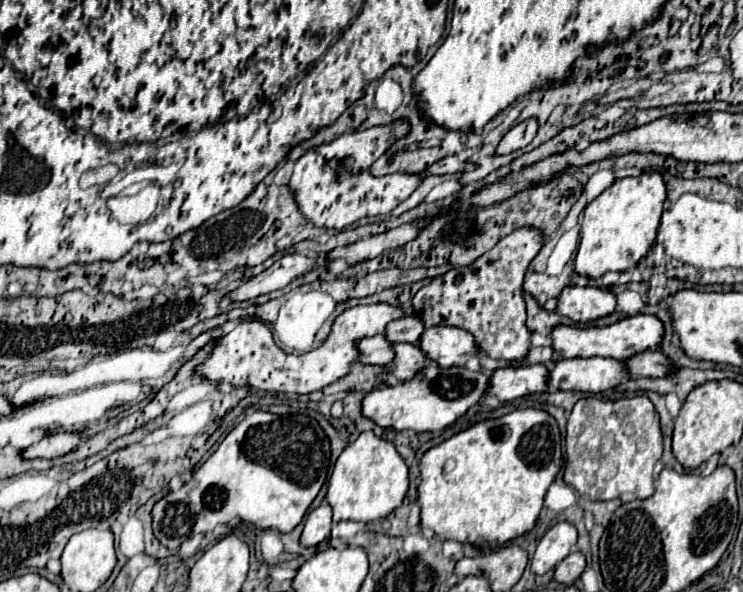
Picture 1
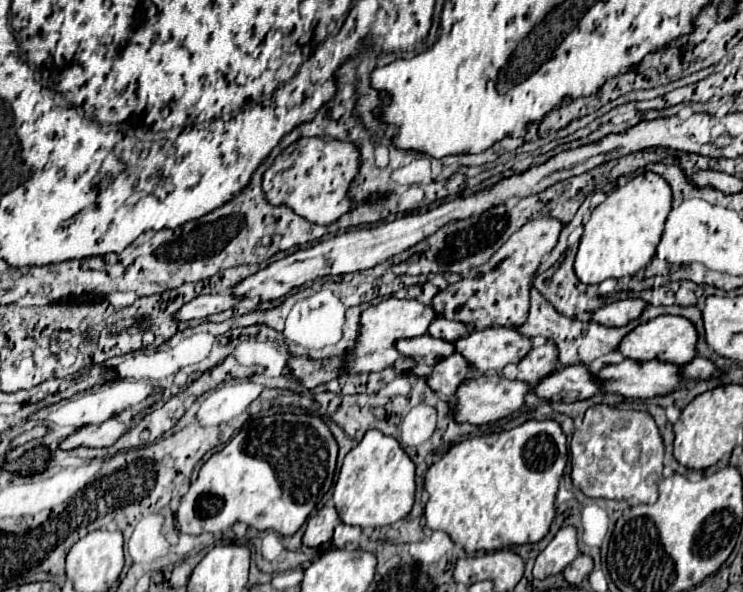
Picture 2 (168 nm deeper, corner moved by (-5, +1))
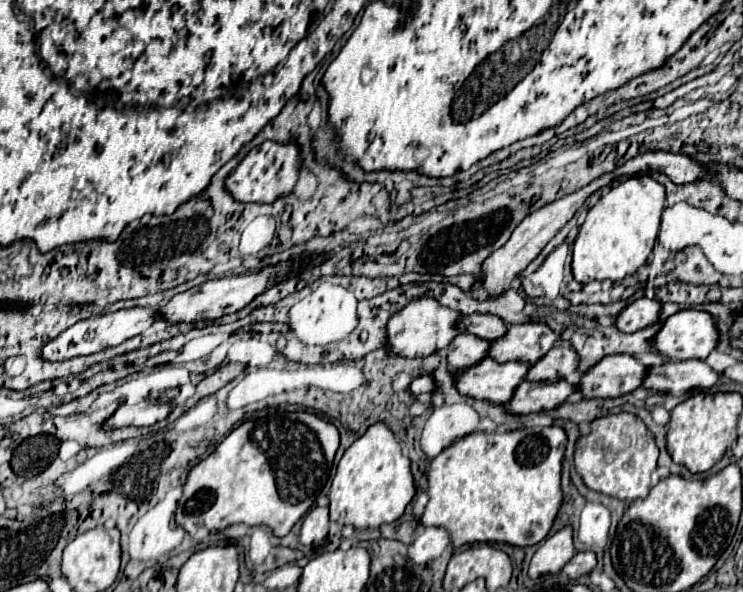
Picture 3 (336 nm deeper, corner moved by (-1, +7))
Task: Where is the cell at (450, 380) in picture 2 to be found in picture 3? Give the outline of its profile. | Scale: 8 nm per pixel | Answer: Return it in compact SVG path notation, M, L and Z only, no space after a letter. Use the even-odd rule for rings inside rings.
M486 358L482 360L482 364L474 364L474 368L466 368L466 372L456 374L456 390L468 398L506 404L514 388L526 378L526 372L526 364L498 364L492 358Z

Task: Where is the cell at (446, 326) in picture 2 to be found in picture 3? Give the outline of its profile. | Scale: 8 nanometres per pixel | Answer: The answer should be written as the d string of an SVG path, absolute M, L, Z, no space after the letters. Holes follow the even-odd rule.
M470 314L470 316L462 318L462 320L458 320L458 328L462 328L462 332L482 336L484 340L496 340L496 338L500 338L504 334L506 324L498 316Z

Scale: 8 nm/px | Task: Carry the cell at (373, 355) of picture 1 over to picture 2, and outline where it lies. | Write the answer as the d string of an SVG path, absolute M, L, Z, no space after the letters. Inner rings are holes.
M426 334L422 338L414 338L414 342L398 342L398 350L402 350L402 354L410 354L416 364L426 364L432 368L440 360L454 354L454 344Z

